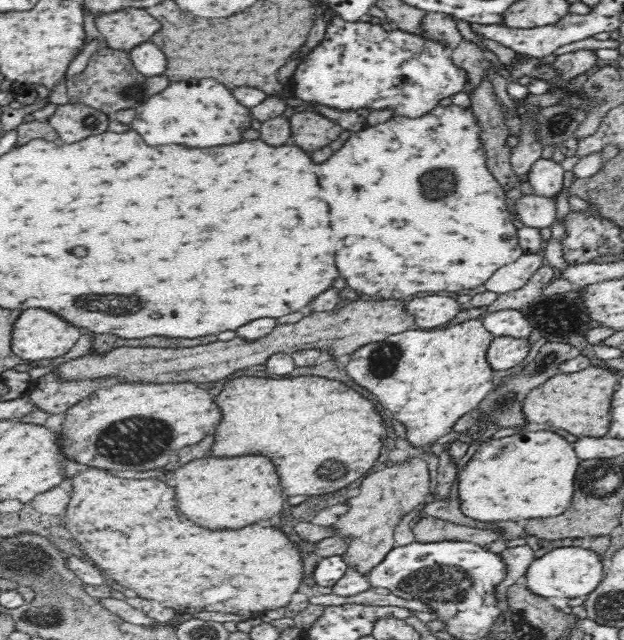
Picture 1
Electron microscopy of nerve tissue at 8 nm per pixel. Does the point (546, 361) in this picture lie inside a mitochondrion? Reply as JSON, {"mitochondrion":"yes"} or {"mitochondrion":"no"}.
{"mitochondrion":"yes"}

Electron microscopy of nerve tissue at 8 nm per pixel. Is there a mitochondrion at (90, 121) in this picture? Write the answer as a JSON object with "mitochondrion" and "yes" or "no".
{"mitochondrion":"yes"}

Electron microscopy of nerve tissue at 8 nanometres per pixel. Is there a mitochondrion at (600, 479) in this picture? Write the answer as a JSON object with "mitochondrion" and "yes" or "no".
{"mitochondrion":"yes"}

